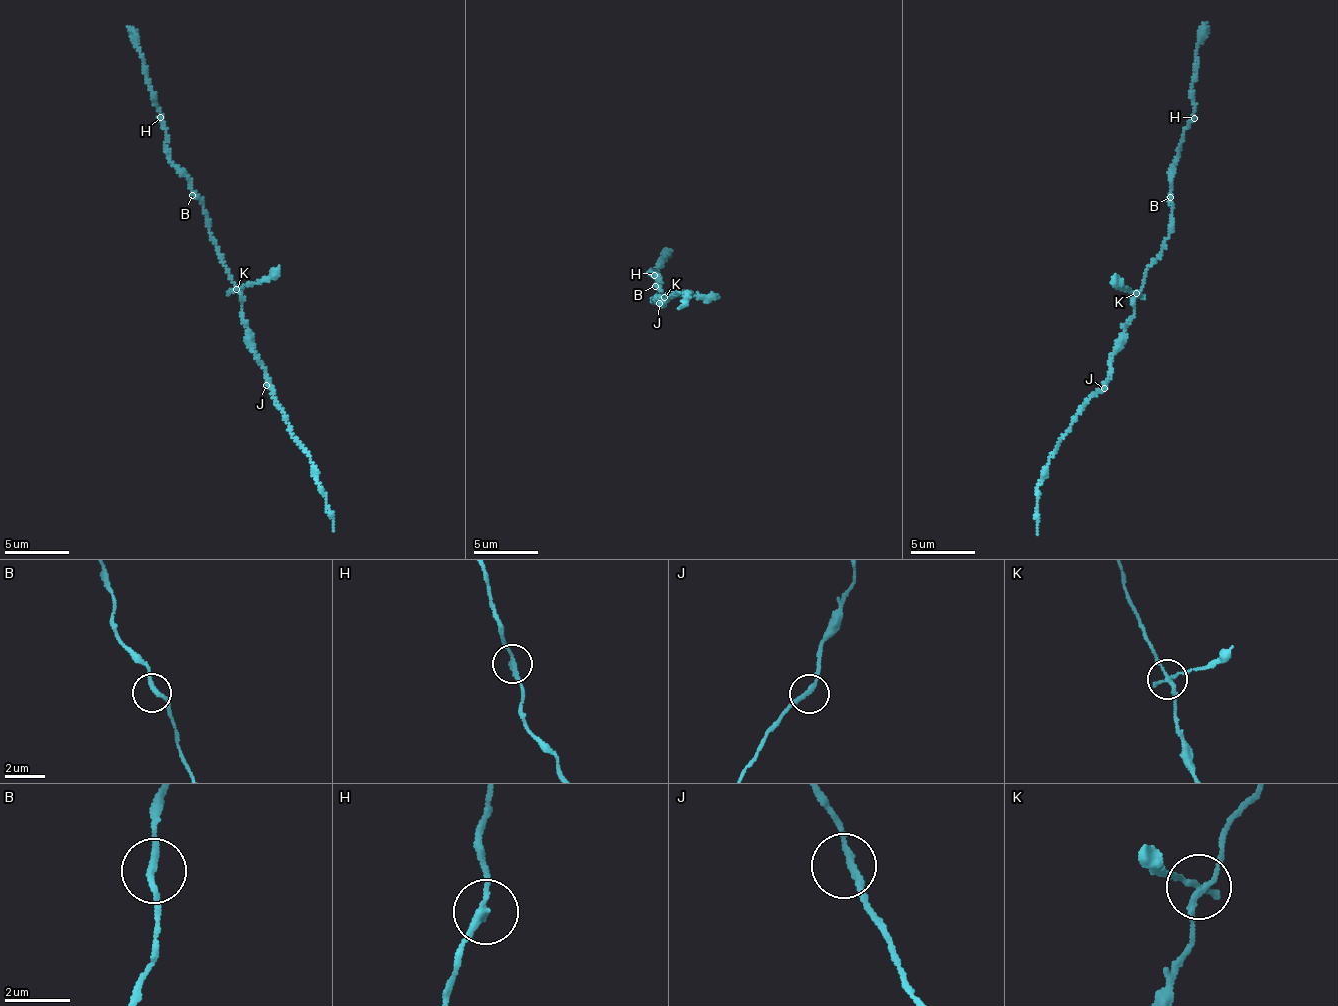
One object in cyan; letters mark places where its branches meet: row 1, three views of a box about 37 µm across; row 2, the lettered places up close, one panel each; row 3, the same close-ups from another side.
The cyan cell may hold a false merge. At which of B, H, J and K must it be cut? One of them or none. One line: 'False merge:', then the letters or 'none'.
False merge: K

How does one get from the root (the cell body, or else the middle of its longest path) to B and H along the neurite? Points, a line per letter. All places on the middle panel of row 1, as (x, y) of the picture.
B: (660, 300), (663, 298), (660, 295), (657, 301), (654, 298), (653, 300), (660, 294), (655, 286)
H: (660, 300), (660, 295), (657, 301), (653, 300), (662, 294), (661, 283), (651, 274), (658, 271), (654, 275)

